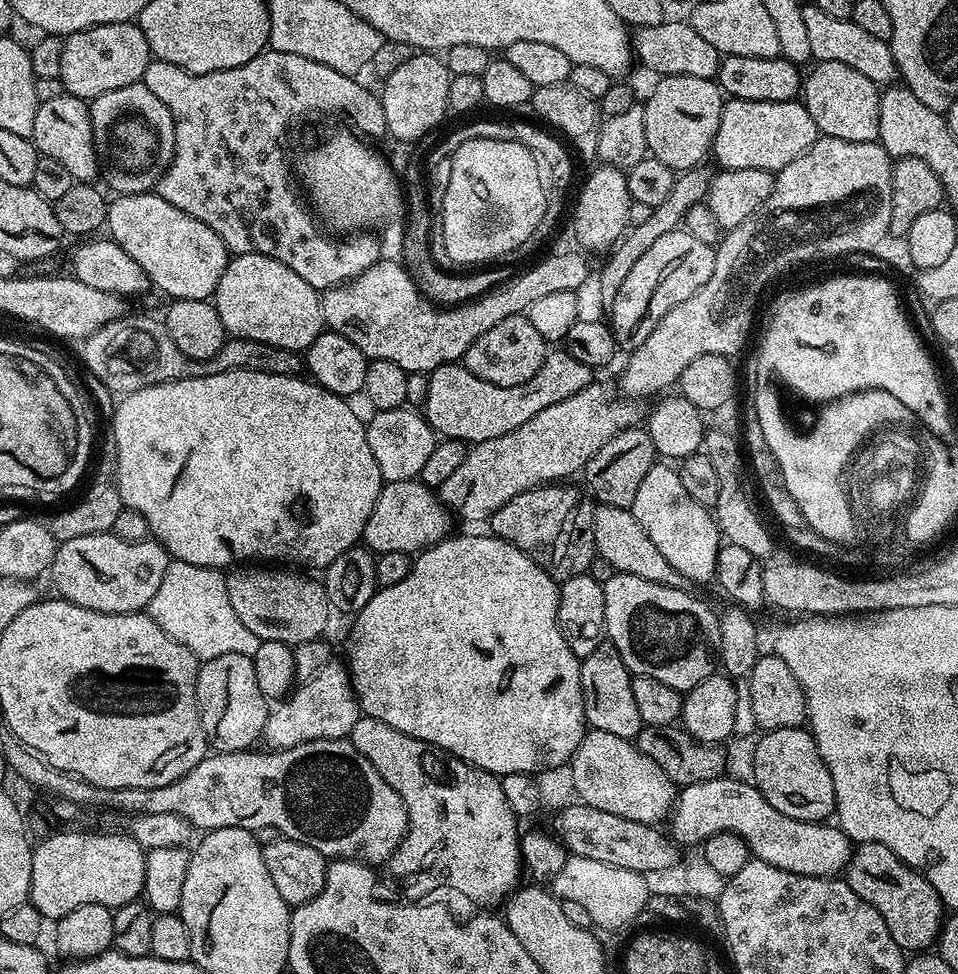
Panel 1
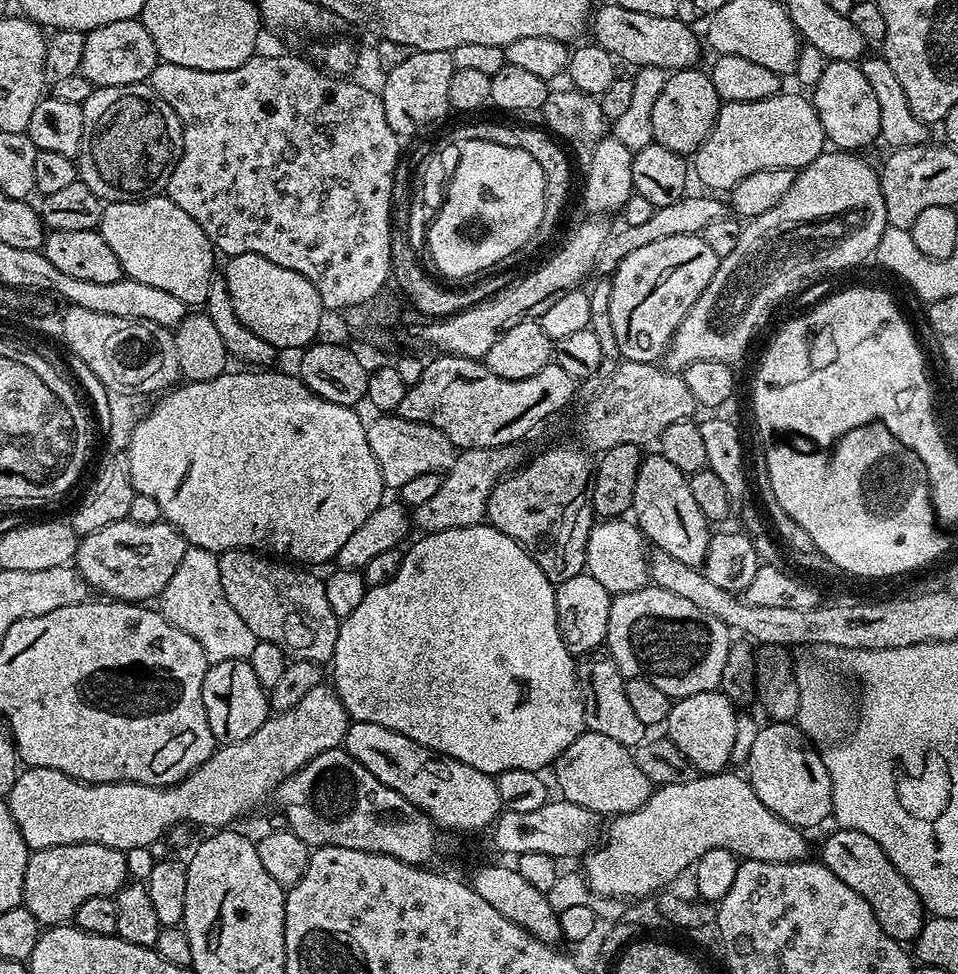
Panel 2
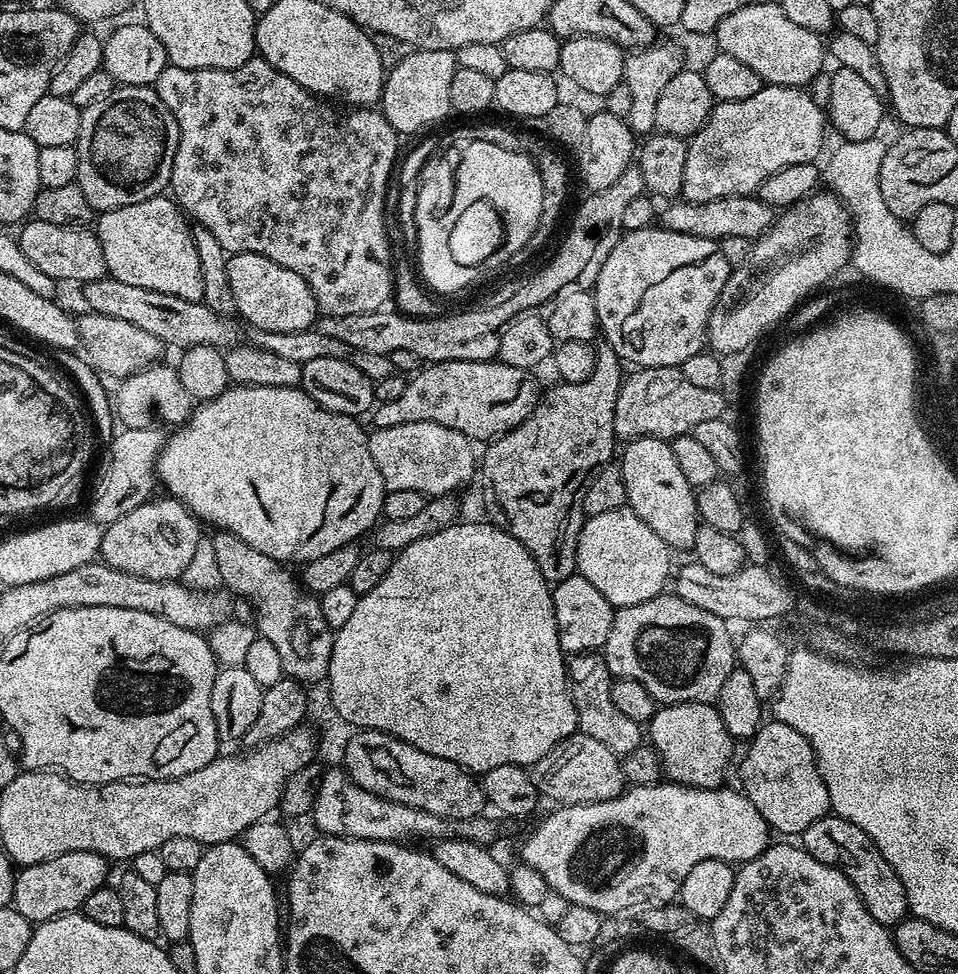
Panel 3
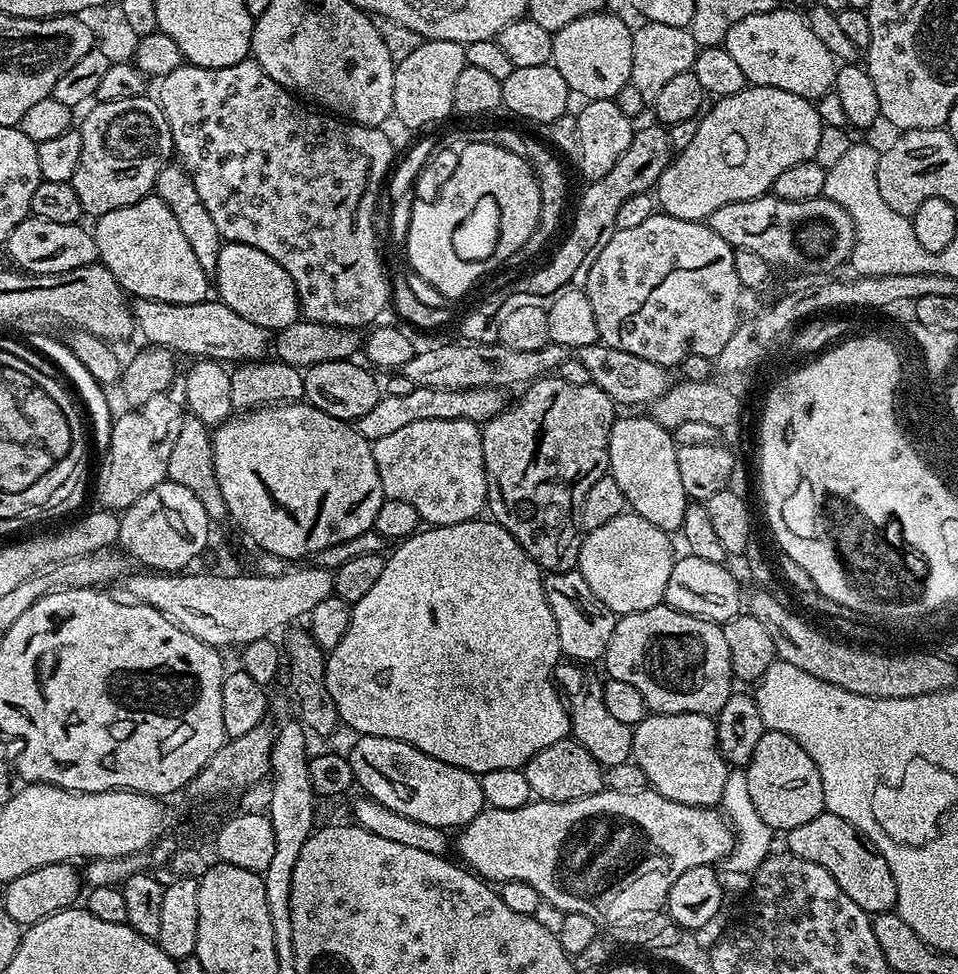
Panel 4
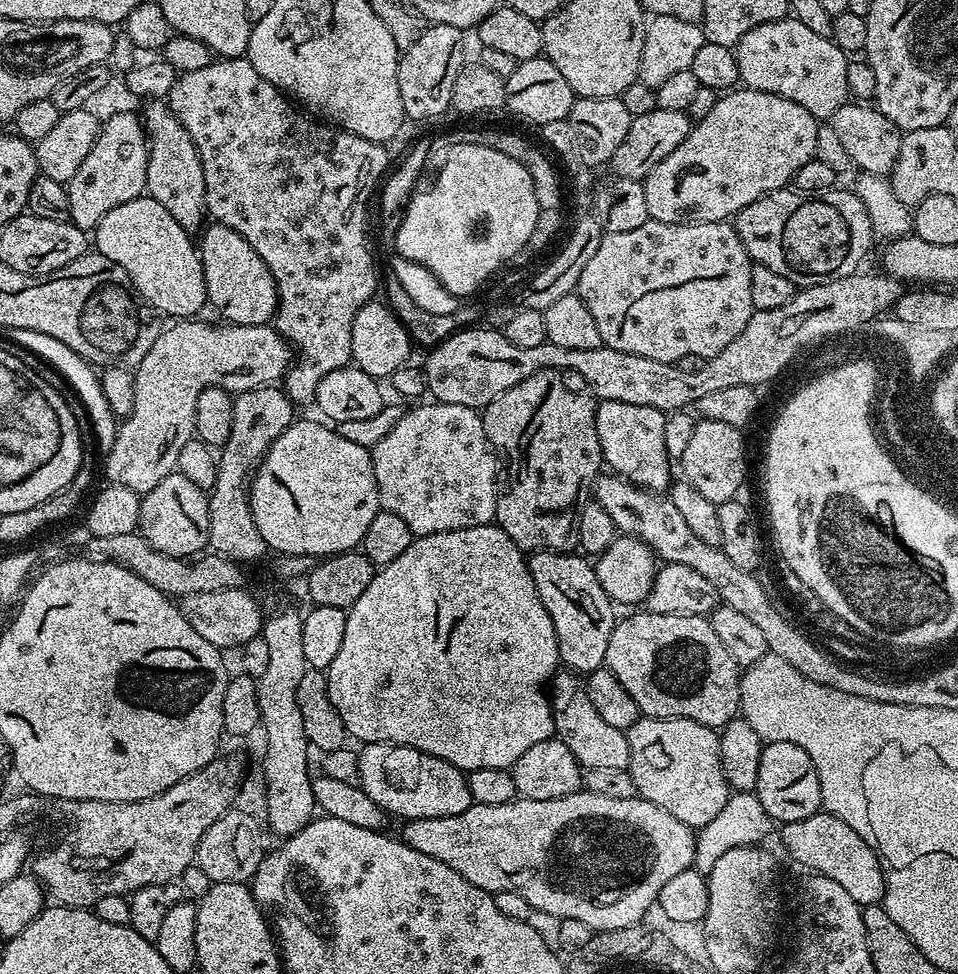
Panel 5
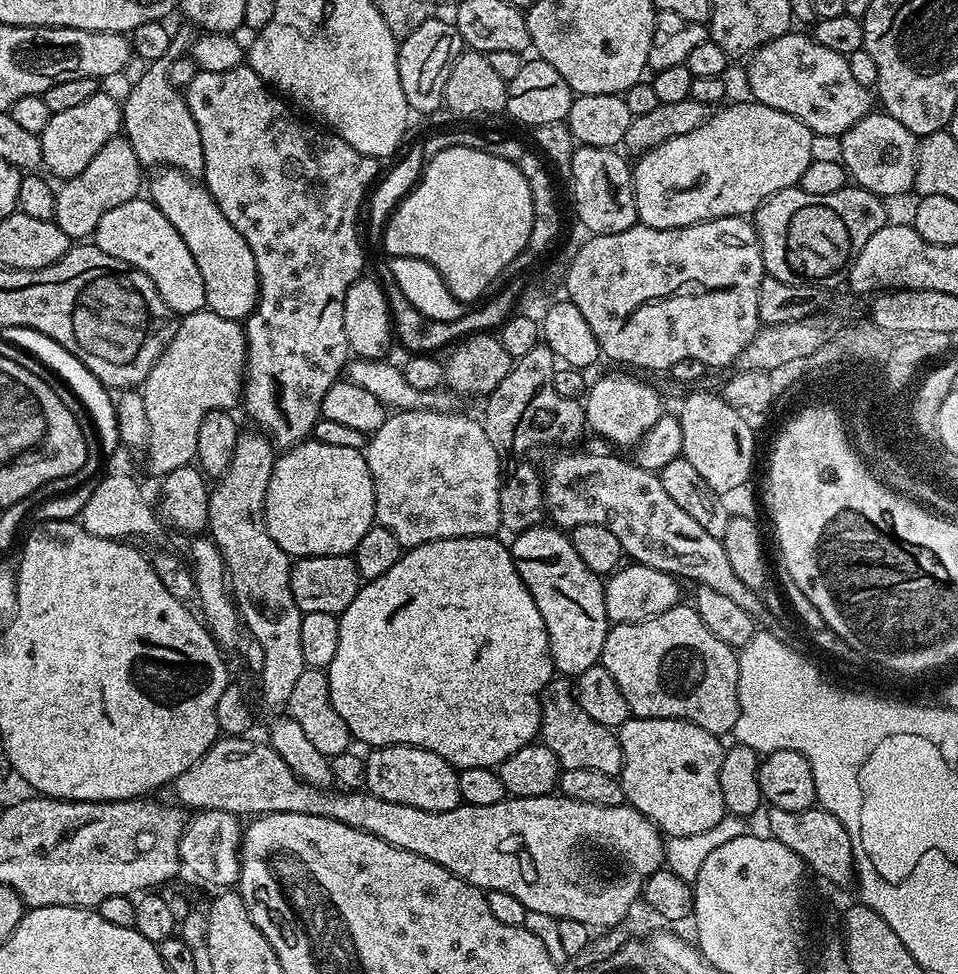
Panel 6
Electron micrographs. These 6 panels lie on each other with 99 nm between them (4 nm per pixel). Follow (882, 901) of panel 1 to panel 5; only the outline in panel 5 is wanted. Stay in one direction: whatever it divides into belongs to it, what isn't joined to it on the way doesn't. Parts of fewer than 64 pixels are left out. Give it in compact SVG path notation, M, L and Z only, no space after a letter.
M821 810L810 818L802 818L802 822L783 825L779 831L789 858L809 868L809 873L834 878L834 882L838 882L838 886L842 886L842 890L861 906L883 901L884 869L880 857L855 830L850 830L850 826L842 822L842 818Z

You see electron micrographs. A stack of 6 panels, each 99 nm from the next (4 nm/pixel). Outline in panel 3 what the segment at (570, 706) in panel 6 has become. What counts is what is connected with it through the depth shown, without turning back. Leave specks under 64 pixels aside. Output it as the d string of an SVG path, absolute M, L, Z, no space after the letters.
M599 651L578 652L567 657L566 667L572 701L576 707L577 729L590 738L602 742L602 746L610 746L610 750L621 758L630 754L630 750L638 750L642 747L641 724L632 721L631 718L626 718L626 714L622 714L618 706L614 706L612 697L614 677L606 666L603 655Z

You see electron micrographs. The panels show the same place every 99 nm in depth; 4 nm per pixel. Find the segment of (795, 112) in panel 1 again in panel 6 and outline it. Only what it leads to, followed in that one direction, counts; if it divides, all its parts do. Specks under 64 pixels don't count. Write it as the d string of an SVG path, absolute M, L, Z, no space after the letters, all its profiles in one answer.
M755 102L747 103L729 103L713 111L702 126L686 134L678 134L648 152L639 153L637 160L640 161L635 161L632 169L636 218L639 223L651 228L685 228L723 216L747 217L755 213L768 197L799 185L802 170L806 170L814 158L814 133L798 122L798 118L782 114L782 110Z

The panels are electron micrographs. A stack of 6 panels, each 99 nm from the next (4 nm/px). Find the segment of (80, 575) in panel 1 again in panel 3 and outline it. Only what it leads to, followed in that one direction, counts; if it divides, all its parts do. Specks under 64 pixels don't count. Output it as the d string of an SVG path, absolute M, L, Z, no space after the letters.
M148 499L142 506L130 510L130 514L122 514L118 522L104 528L100 556L103 563L114 570L122 570L138 578L176 582L183 577L186 566L190 566L194 546L198 546L202 539L202 524L180 501L156 499Z

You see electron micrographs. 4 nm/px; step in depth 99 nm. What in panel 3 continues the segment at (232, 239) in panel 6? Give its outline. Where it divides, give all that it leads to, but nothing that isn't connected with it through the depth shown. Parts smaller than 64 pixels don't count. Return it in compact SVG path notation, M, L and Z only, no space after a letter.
M234 252L228 258L228 277L239 319L245 325L253 324L256 332L290 334L315 325L318 319L316 299L310 286L306 286L294 270L286 270L286 266L278 266L278 262L270 262L270 258L262 254Z

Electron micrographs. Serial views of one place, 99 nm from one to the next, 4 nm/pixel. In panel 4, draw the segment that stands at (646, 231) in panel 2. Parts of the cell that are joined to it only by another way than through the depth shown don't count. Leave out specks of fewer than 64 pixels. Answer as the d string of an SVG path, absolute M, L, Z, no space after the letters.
M765 194L758 198L750 198L742 202L726 202L719 210L714 210L706 221L710 230L723 238L734 250L754 250L766 258L766 262L780 268L793 268L796 272L824 272L820 274L832 274L835 268L840 268L852 259L856 231L850 214L838 202L830 202L822 196L815 196L802 202L790 202L786 198L778 198L771 194Z

